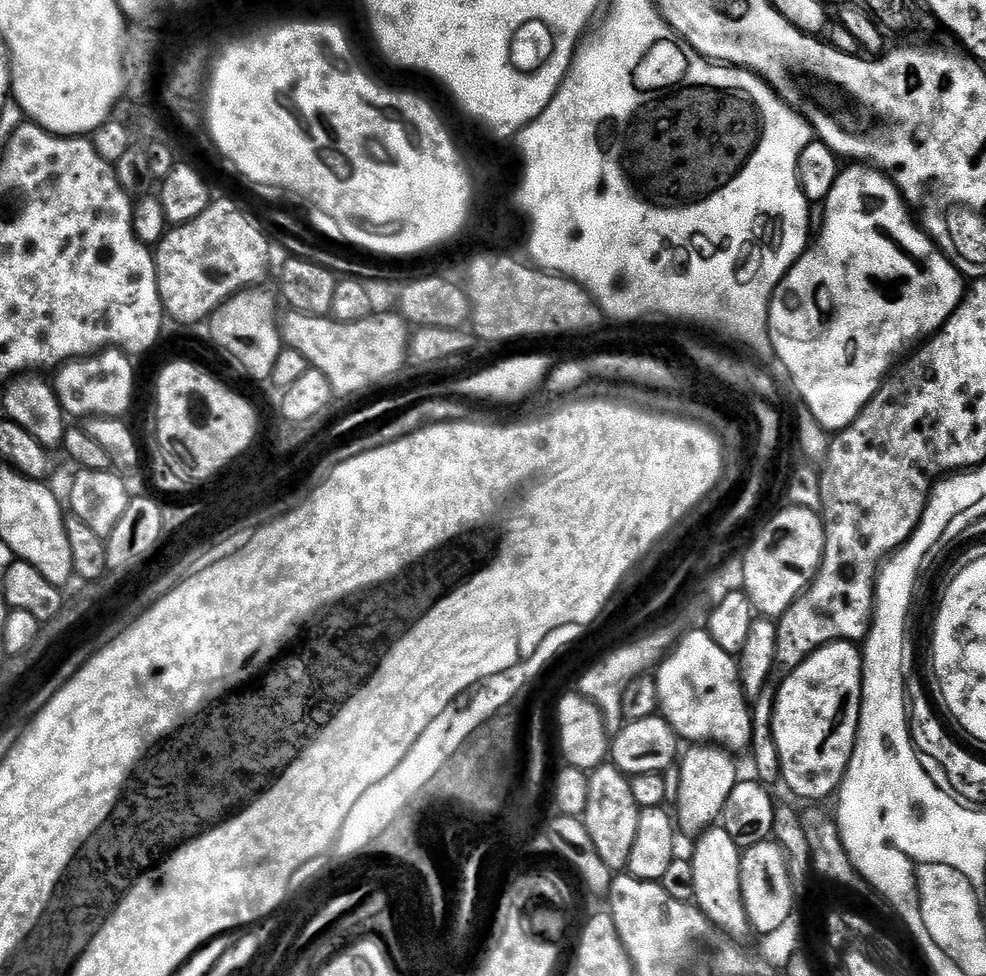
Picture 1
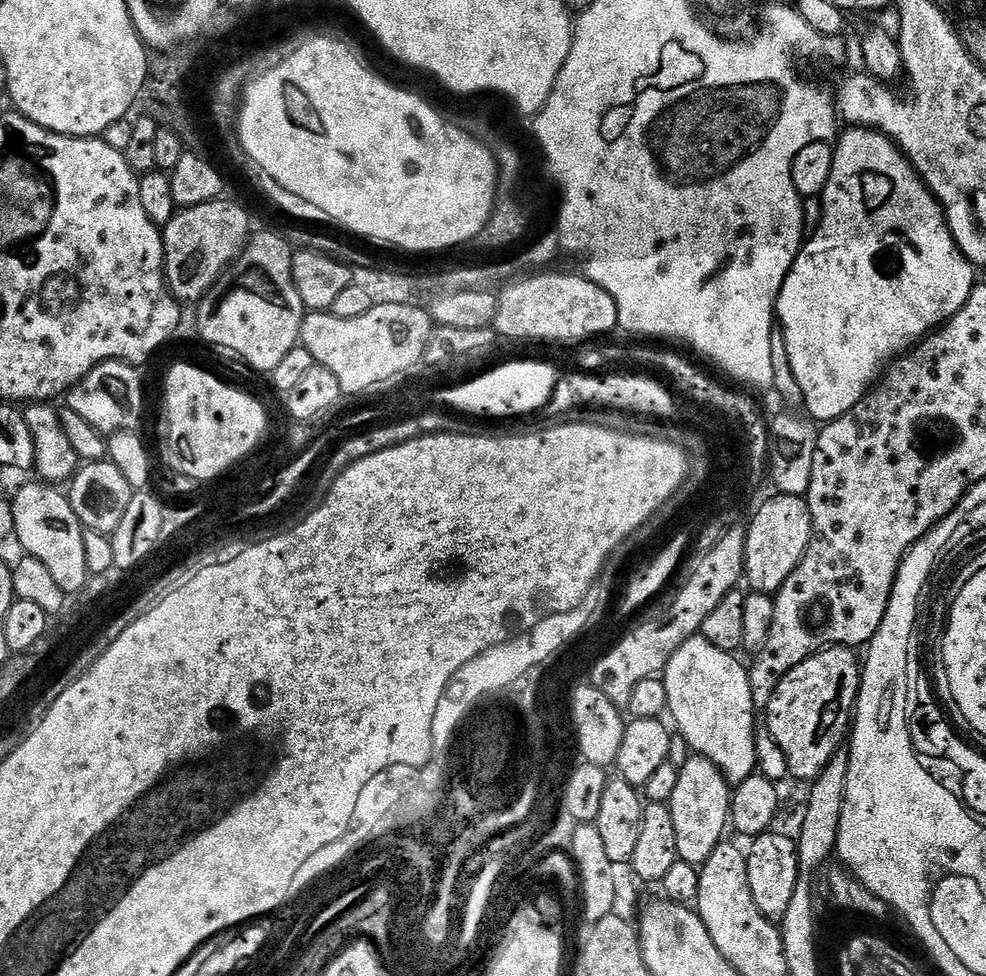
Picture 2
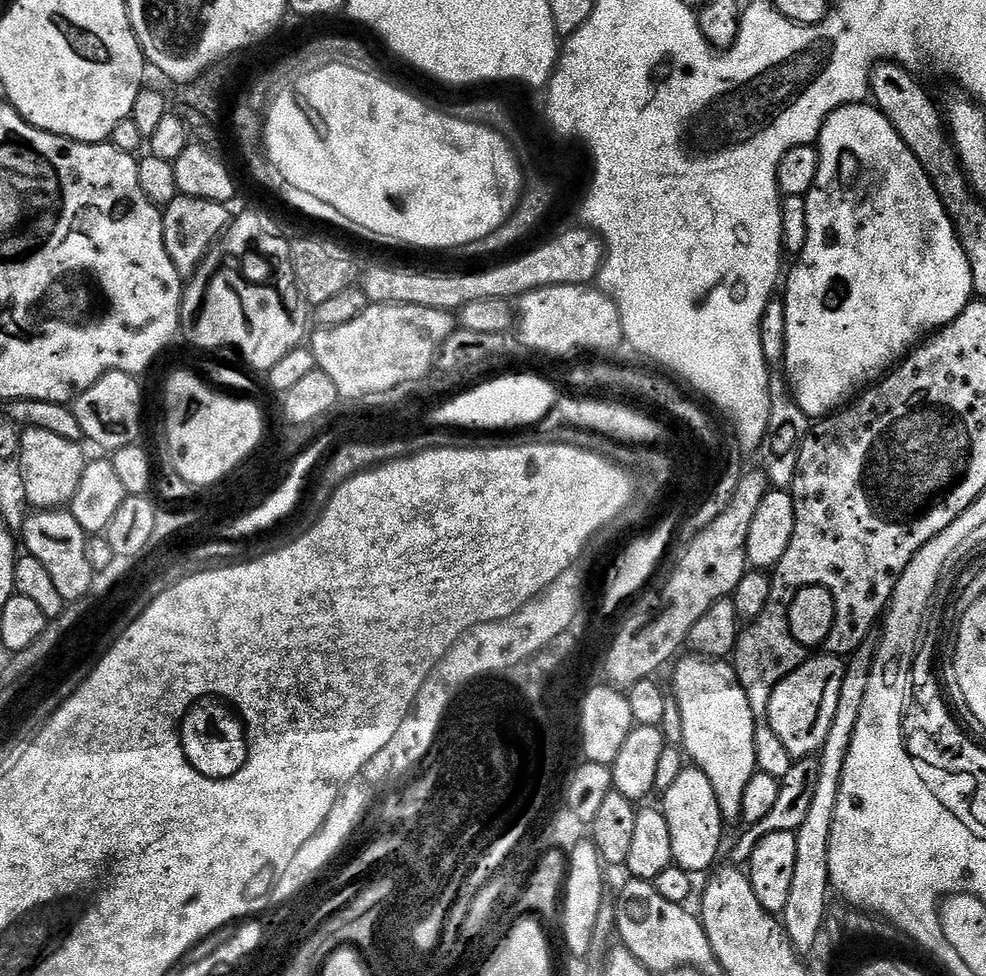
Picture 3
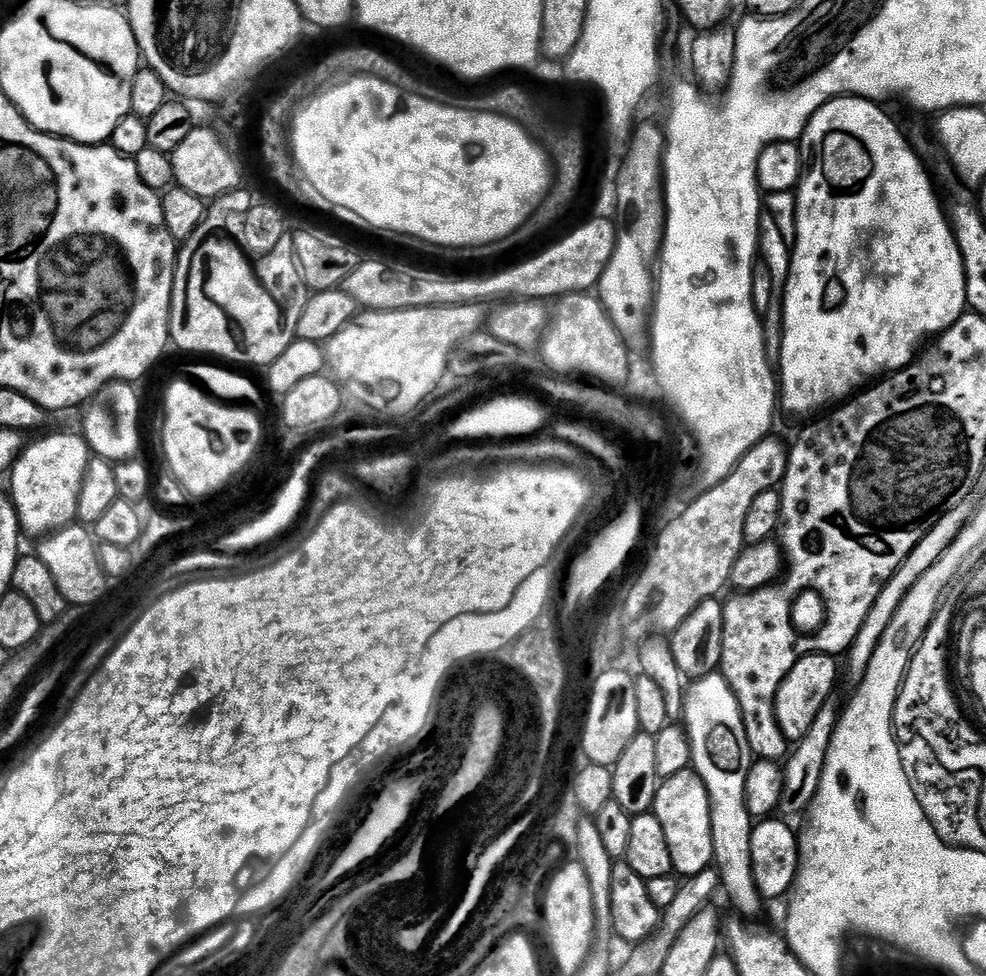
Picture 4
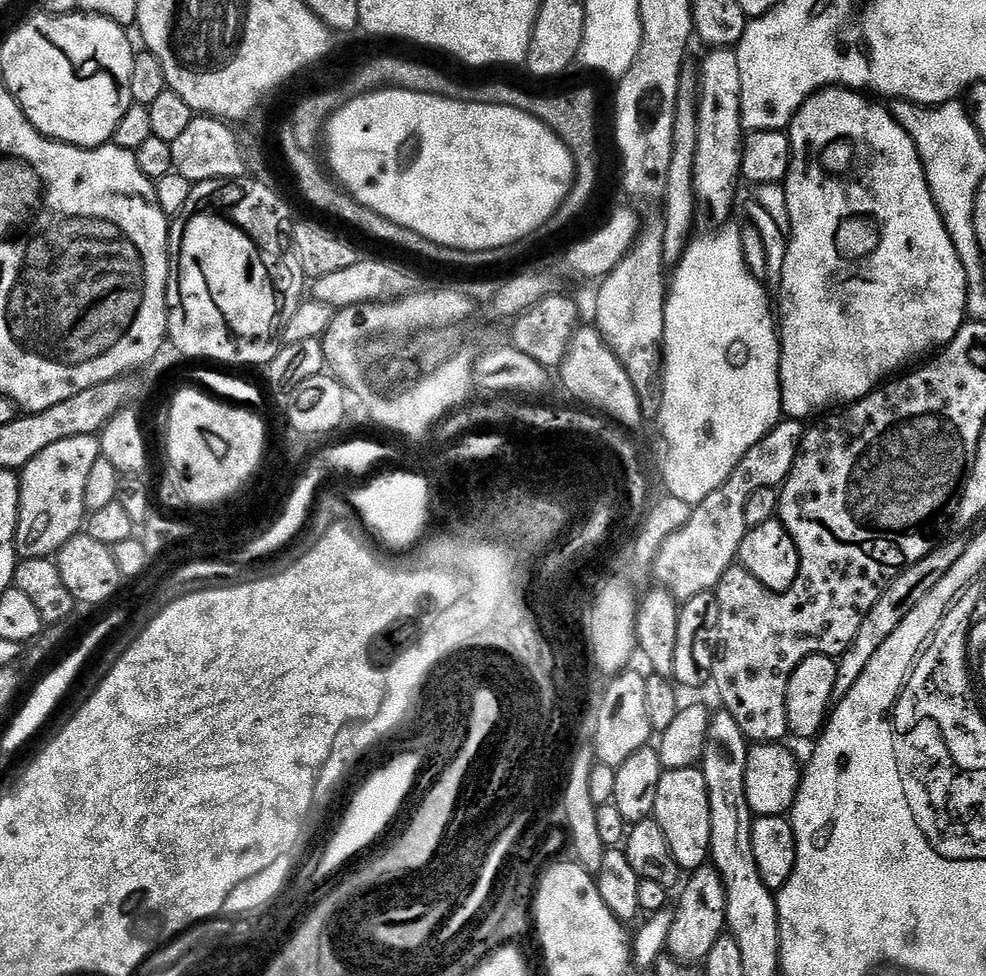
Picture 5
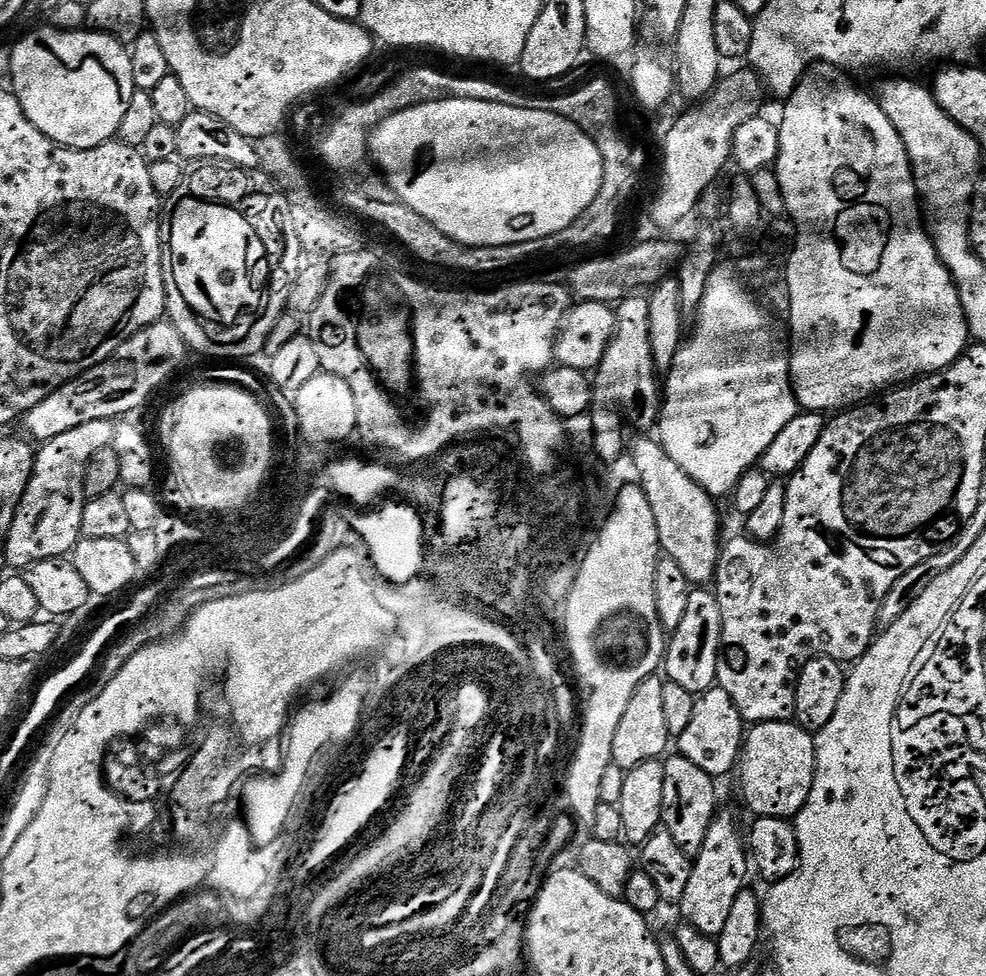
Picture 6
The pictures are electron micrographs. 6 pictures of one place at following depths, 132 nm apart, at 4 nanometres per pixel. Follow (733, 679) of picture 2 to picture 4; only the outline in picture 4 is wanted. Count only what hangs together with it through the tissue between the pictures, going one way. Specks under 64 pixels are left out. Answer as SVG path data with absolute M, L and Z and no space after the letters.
M719 671L701 676L687 689L682 720L692 743L691 767L704 779L712 807L712 837L714 838L714 868L719 872L719 887L728 900L744 916L760 912L762 897L754 882L750 862L750 838L754 818L748 812L746 778L750 774L754 757L750 742L746 742L746 726L734 698L734 690Z

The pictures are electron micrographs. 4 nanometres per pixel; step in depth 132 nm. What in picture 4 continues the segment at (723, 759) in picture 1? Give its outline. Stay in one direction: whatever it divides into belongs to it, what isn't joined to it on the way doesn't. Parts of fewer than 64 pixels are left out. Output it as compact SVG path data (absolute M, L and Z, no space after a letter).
M685 770L661 779L660 789L652 812L662 822L666 843L670 846L672 871L677 877L689 878L711 869L714 861L714 838L712 837L712 807L710 794L698 773Z

